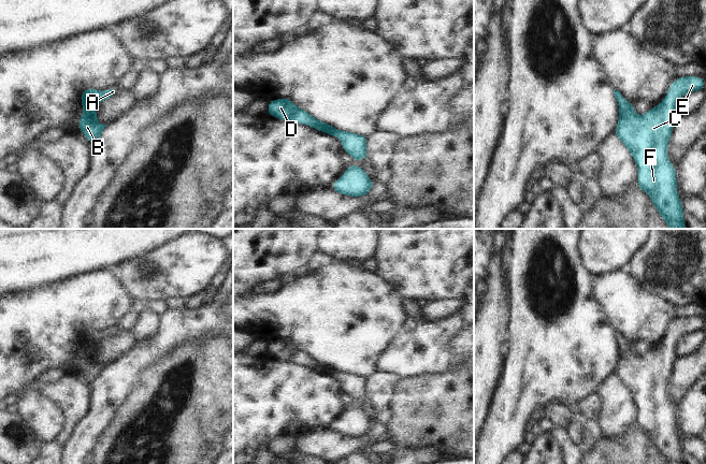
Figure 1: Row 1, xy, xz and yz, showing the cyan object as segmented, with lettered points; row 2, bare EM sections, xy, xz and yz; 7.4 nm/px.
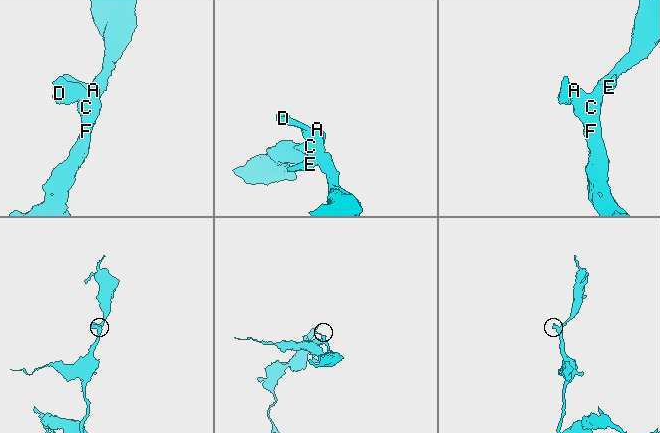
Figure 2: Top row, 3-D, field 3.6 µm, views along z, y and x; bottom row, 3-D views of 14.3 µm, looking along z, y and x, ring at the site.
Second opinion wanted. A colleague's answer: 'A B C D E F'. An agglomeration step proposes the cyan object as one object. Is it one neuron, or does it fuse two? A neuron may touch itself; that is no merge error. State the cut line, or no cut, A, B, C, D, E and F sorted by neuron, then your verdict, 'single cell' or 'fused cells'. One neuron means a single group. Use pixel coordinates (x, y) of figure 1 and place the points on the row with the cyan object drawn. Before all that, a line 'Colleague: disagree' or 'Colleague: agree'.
Colleague: agree
cut none; groups A B C D E F; single cell

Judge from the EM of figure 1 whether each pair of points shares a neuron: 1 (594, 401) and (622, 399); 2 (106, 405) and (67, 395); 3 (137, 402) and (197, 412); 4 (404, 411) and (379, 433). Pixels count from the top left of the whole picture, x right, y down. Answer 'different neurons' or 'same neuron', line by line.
1: different neurons
2: different neurons
3: same neuron
4: different neurons

